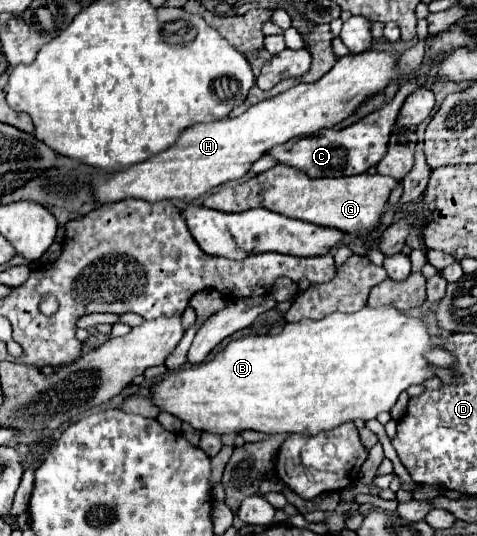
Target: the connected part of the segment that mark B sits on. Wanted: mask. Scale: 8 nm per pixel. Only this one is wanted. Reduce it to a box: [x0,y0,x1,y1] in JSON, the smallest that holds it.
[153,306,435,434]

